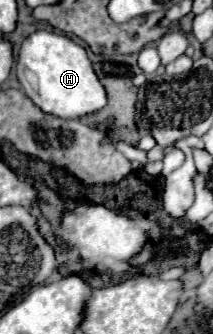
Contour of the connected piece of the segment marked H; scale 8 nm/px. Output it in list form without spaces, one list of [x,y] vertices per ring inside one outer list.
[[[35,30],[33,34],[29,34],[19,50],[17,80],[21,82],[23,92],[43,112],[59,118],[79,118],[97,112],[107,104],[105,88],[97,80],[85,48],[75,44],[65,34],[47,30]]]

